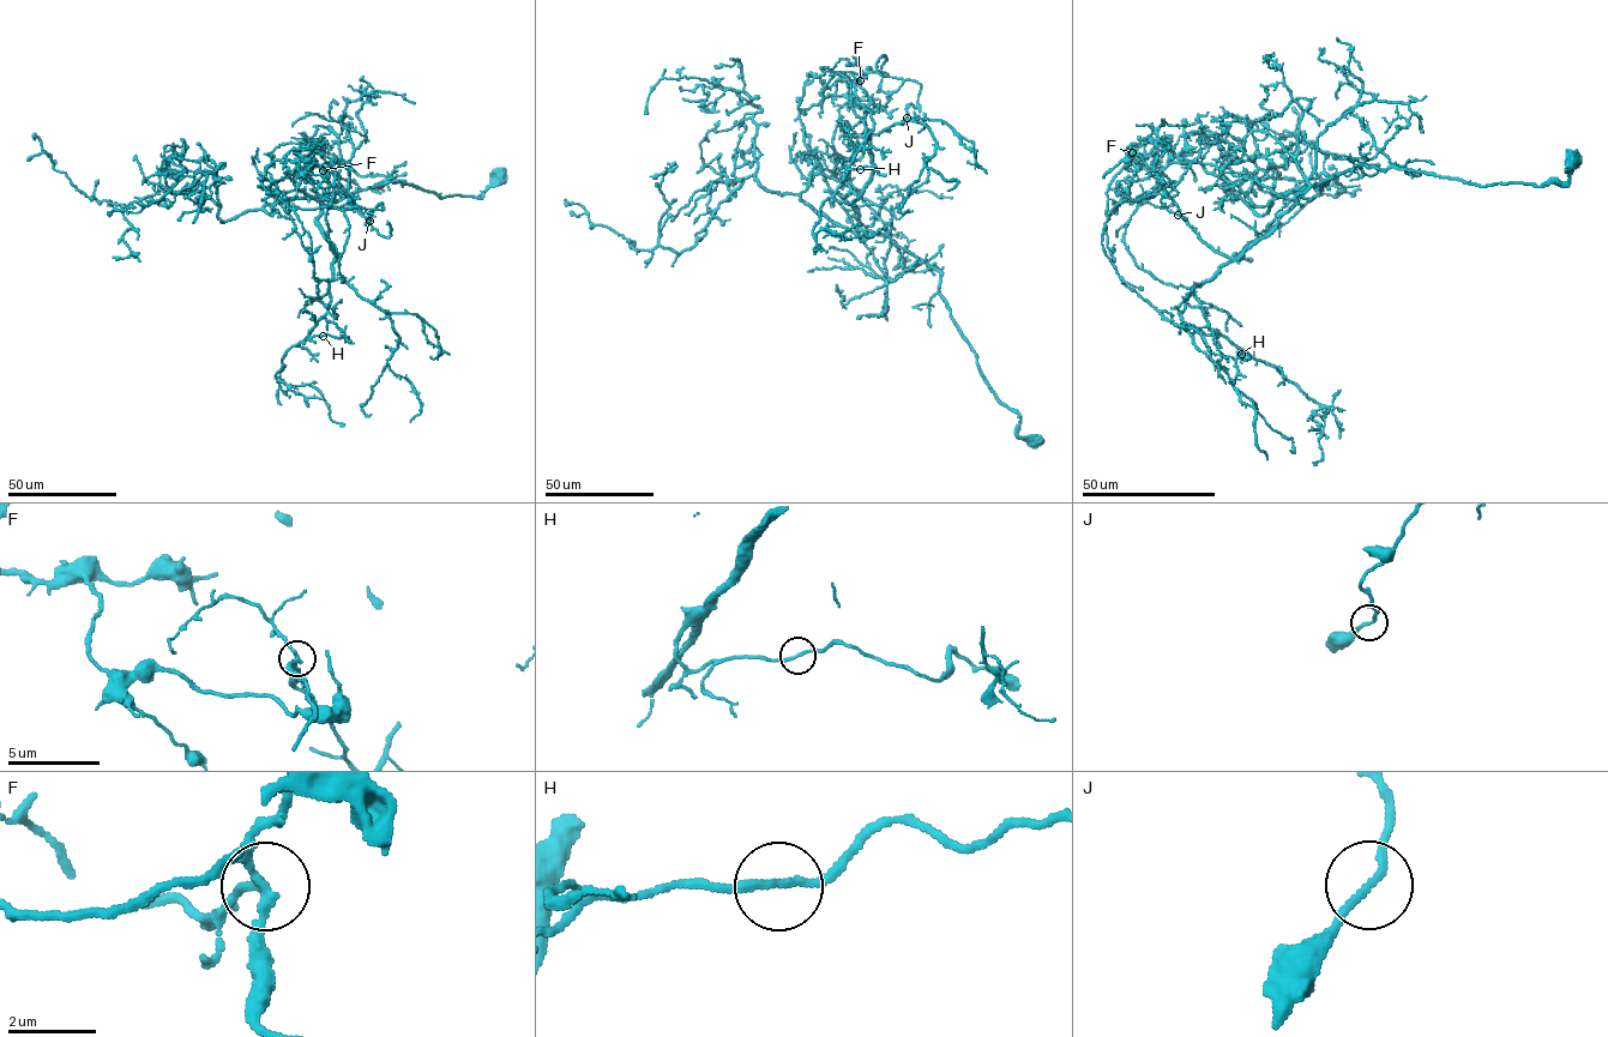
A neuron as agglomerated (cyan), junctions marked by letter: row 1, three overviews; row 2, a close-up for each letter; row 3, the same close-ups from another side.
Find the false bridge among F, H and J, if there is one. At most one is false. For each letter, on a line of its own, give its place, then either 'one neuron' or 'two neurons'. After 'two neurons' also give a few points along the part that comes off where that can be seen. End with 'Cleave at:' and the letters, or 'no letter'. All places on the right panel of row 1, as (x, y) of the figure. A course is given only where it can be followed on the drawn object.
F: place (1132, 152); one neuron
H: place (1241, 354); one neuron
J: place (1178, 215); one neuron
Cleave at: no letter

